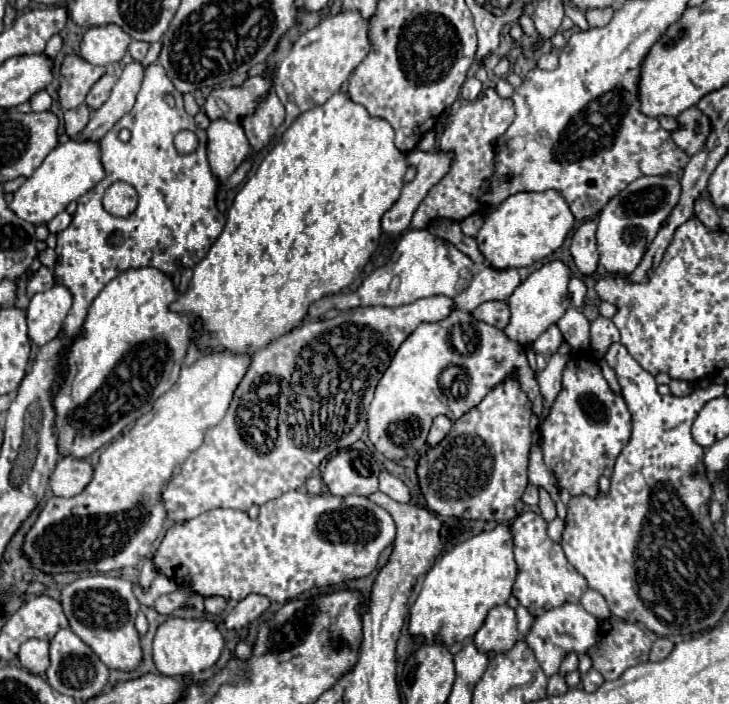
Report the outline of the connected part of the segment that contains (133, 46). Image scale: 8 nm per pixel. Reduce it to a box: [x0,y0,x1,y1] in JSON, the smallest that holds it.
[128,40,148,62]

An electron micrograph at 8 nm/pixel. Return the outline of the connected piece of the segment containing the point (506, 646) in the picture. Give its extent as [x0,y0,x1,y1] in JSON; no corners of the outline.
[474,604,518,652]

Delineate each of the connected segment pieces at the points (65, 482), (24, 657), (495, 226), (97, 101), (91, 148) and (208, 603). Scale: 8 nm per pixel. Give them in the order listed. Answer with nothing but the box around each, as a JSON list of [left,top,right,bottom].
[[50,456,92,496],[18,638,50,676],[476,190,574,270],[86,72,114,110],[10,140,104,226],[204,596,228,614]]

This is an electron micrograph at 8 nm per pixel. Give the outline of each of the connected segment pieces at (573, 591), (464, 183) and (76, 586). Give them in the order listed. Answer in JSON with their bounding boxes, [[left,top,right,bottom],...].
[[510,512,588,616],[410,88,514,228],[60,576,142,670]]

